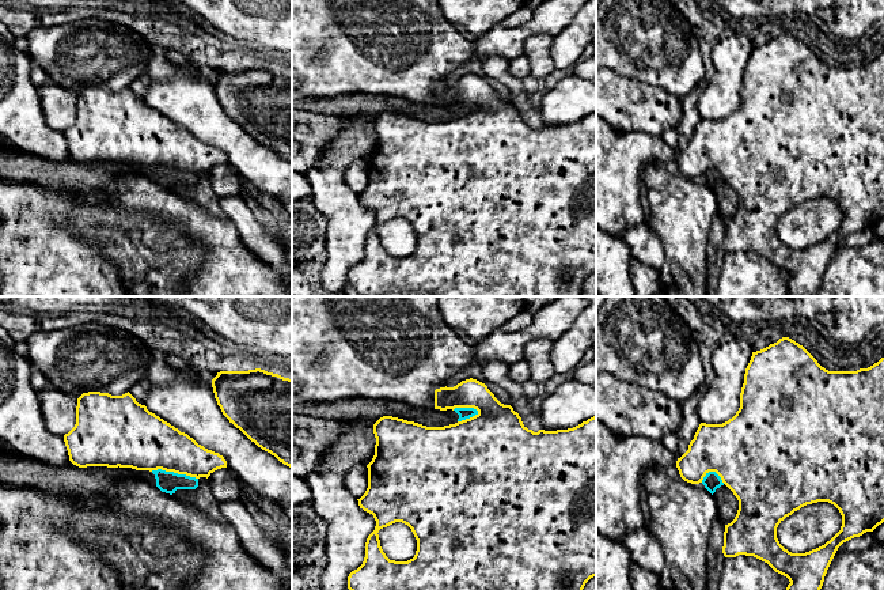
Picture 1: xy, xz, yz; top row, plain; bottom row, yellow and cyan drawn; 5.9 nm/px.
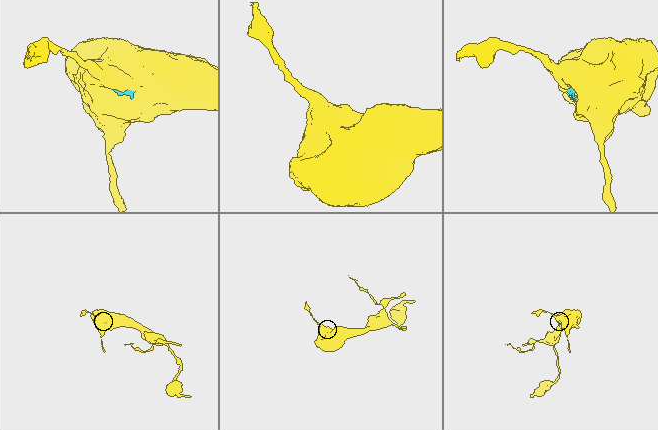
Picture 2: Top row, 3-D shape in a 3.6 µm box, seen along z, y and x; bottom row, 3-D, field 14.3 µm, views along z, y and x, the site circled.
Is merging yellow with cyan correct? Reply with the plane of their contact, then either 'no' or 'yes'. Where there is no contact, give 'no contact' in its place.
xz | no

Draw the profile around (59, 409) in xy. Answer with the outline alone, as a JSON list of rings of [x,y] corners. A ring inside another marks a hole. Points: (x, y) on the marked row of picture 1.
[[[52,386],[39,394],[39,401],[45,427],[64,438],[76,424],[77,401]]]

